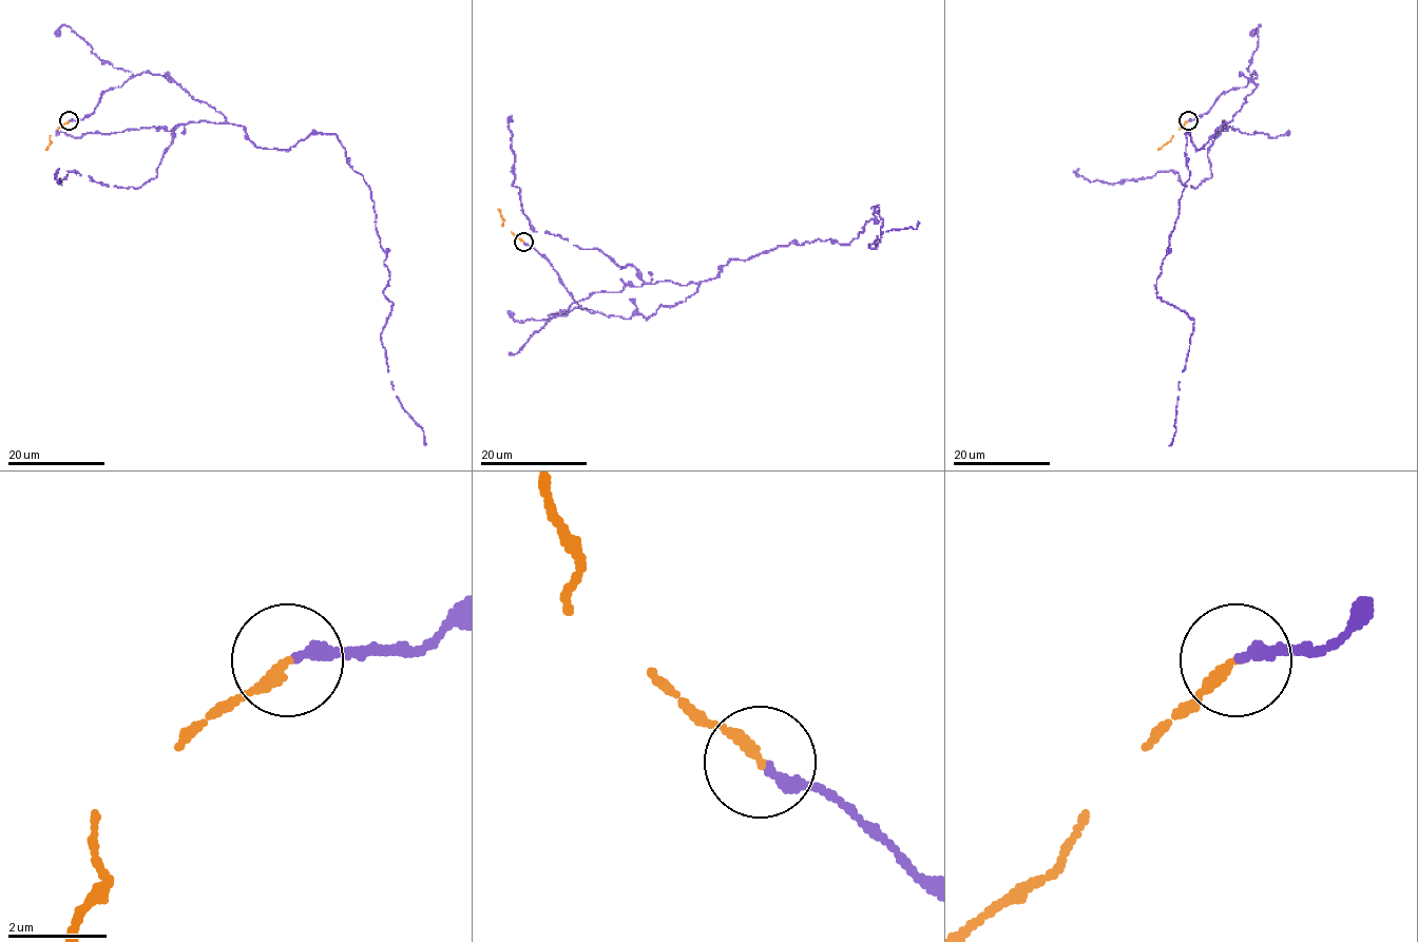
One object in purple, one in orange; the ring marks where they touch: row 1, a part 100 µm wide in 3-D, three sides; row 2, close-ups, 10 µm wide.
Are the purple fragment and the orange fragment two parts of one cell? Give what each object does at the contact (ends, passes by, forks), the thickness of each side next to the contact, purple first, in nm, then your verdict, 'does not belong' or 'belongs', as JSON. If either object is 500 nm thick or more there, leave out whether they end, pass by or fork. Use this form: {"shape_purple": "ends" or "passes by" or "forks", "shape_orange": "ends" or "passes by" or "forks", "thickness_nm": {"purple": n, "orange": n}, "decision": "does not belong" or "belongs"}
{"shape_purple": "ends", "shape_orange": "ends", "thickness_nm": {"purple": 240, "orange": 240}, "decision": "belongs"}

